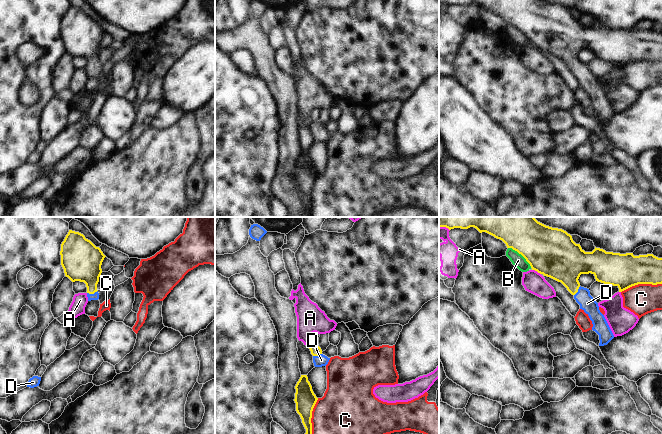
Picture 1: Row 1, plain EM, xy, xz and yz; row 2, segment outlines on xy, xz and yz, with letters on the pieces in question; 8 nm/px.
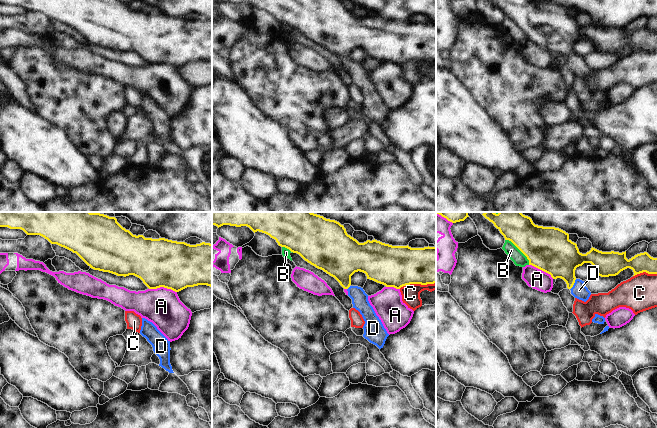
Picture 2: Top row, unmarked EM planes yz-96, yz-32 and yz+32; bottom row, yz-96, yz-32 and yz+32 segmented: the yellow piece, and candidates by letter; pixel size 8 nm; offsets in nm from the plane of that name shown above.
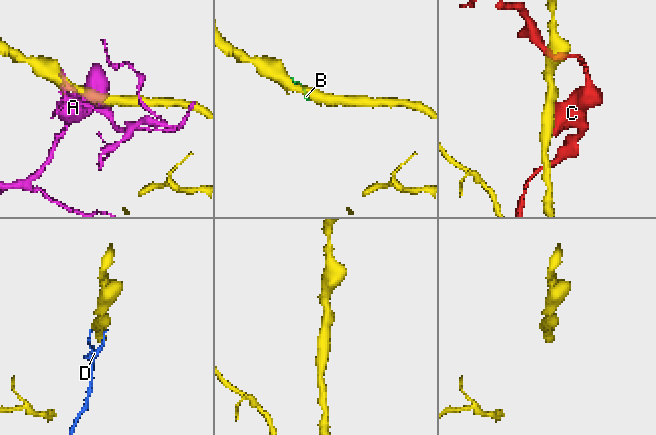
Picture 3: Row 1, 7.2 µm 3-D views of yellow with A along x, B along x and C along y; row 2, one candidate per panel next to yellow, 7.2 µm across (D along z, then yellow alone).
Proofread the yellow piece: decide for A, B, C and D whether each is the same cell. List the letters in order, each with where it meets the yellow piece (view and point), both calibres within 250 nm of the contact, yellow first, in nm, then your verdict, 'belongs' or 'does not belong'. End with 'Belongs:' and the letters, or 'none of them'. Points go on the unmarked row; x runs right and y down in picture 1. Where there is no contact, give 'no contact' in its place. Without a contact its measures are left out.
A: yz (536, 46) | 380/170 nm | does not belong
B: yz (521, 30) | 380/100 nm | does not belong
C: xz (310, 195) | 170/480 nm | does not belong
D: xy (92, 69) | 280/60 nm | belongs
Belongs: D

